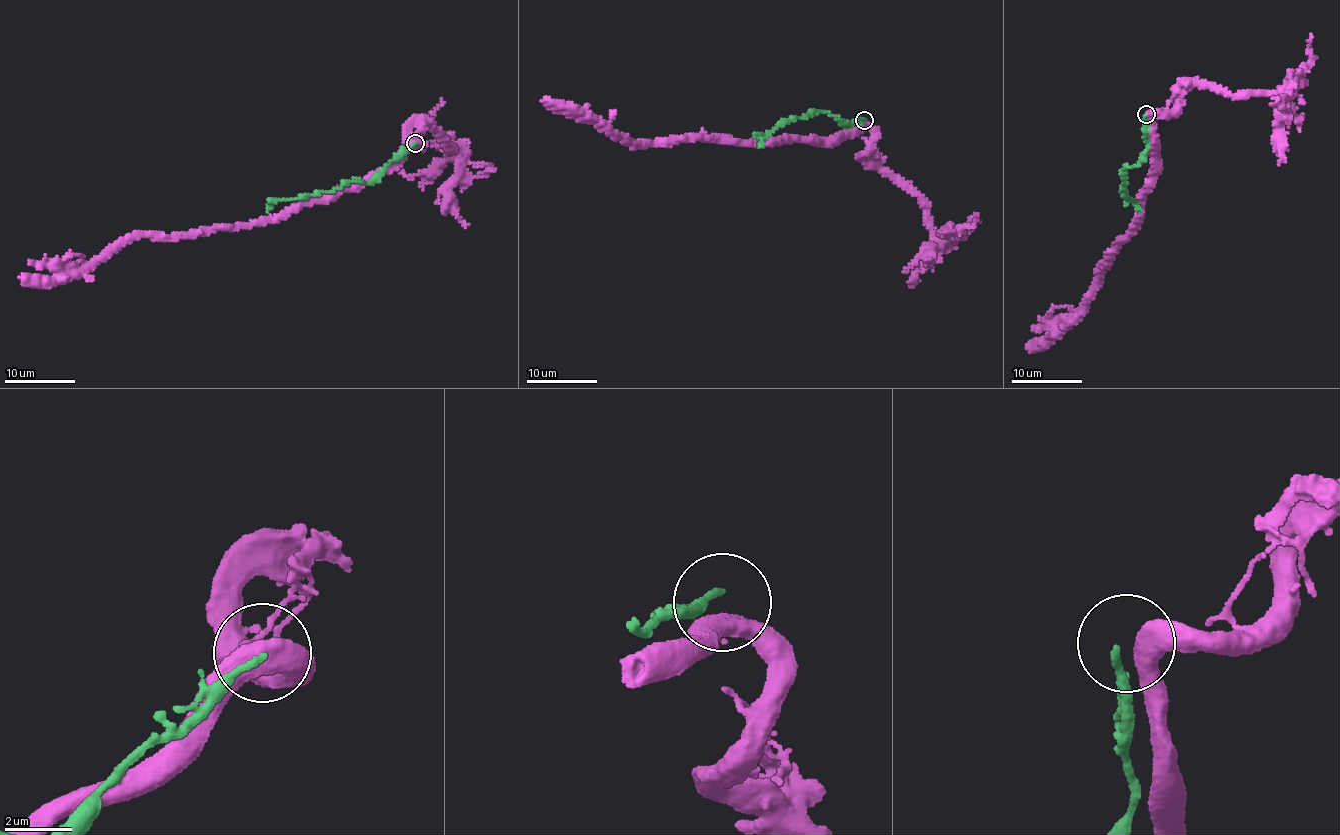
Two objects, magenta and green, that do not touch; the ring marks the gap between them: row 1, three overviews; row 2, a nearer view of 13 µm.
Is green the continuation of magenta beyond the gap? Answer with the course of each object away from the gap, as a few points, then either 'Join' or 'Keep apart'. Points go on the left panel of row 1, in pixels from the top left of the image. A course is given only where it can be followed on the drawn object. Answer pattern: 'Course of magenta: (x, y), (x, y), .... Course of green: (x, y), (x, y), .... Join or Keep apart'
Course of magenta: (414, 143), (391, 165), (274, 218), (172, 236), (129, 235), (76, 272), (20, 278). Course of green: (416, 142), (370, 182), (345, 181), (332, 191), (276, 201), (266, 210). Keep apart

